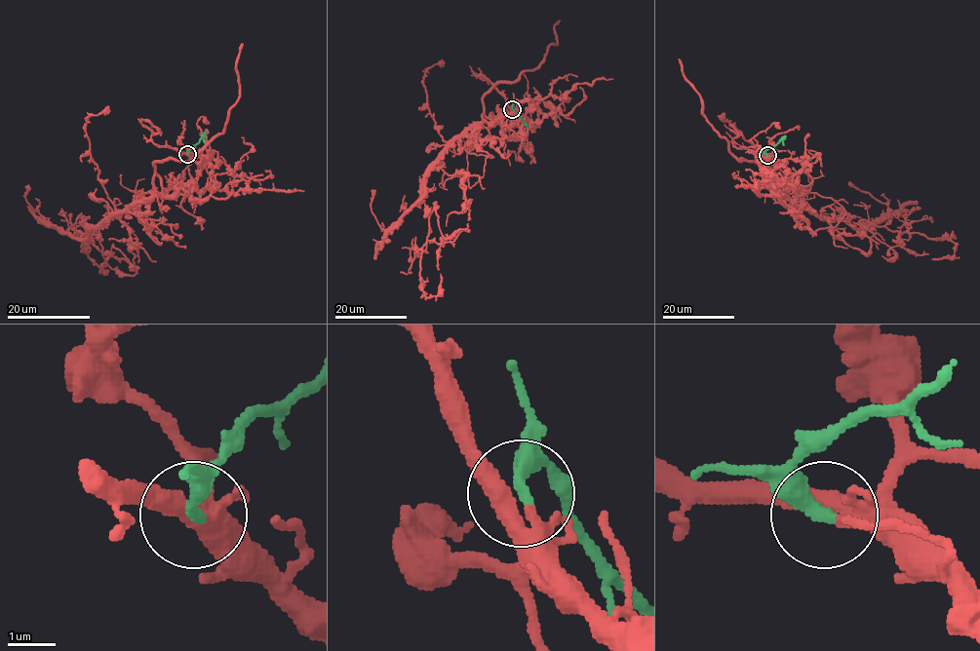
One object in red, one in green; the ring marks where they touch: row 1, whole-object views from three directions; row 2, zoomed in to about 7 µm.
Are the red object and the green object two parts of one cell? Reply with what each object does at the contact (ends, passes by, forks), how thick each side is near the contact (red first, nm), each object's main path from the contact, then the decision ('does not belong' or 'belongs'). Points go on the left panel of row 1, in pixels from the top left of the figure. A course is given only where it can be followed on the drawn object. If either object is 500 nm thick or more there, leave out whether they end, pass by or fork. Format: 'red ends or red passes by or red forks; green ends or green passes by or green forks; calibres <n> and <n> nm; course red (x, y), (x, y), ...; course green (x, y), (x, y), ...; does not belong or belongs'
red passes by; green ends; calibres 440 and 360 nm; course red (187, 153), (212, 168), (202, 189), (171, 196), (155, 176), (151, 196), (80, 238), (104, 275); course green (187, 154), (205, 132); belongs

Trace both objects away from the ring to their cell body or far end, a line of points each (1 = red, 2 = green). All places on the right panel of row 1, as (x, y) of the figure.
1: (767, 154), (793, 185), (772, 187), (772, 173), (818, 215), (956, 245), (932, 260)
2: (767, 155), (765, 151), (785, 135)

